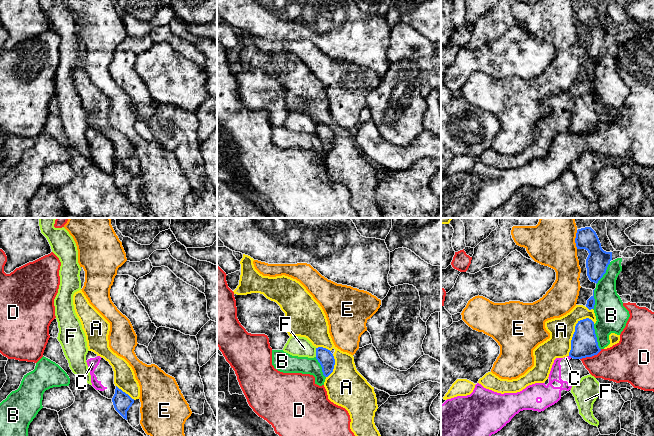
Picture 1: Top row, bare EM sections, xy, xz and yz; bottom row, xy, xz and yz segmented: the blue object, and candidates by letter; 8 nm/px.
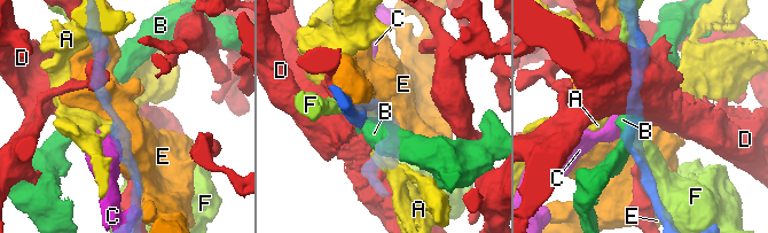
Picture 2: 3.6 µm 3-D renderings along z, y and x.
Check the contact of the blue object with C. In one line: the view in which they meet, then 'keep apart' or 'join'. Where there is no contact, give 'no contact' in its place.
yz | keep apart

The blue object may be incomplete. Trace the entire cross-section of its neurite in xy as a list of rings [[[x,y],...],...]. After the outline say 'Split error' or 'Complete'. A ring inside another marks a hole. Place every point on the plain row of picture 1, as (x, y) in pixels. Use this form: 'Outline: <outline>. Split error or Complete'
Outline: [[[116,162],[112,178],[115,186],[127,196],[127,187],[134,179],[134,175]]]. Complete

